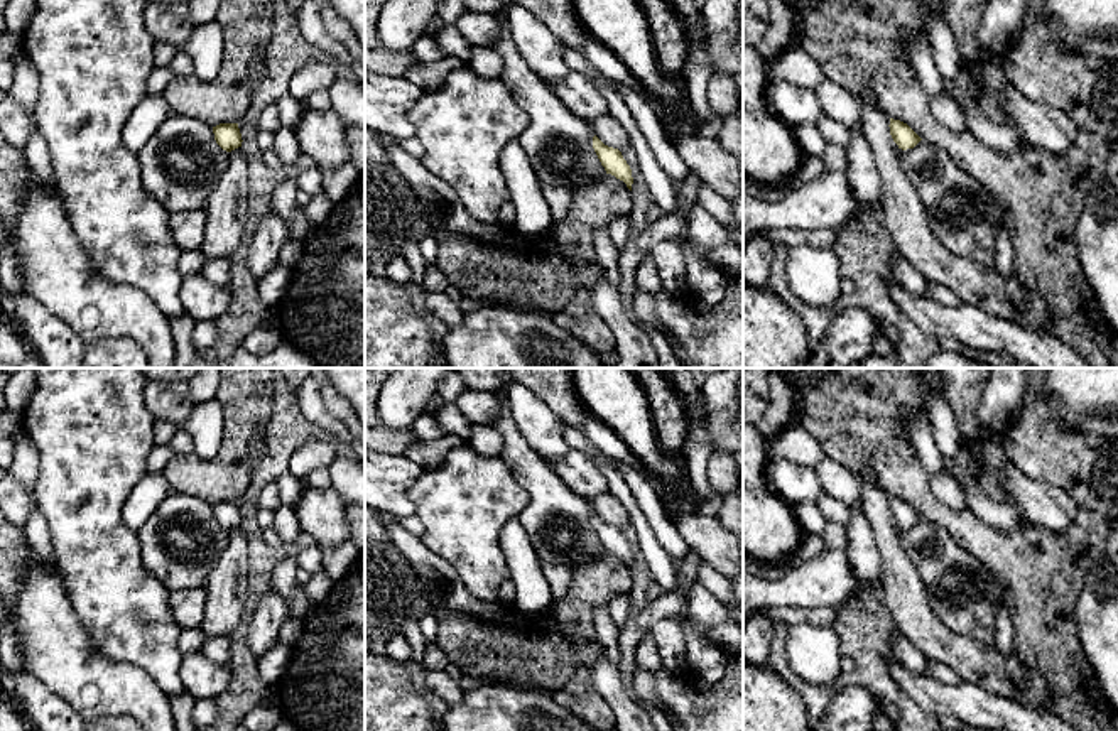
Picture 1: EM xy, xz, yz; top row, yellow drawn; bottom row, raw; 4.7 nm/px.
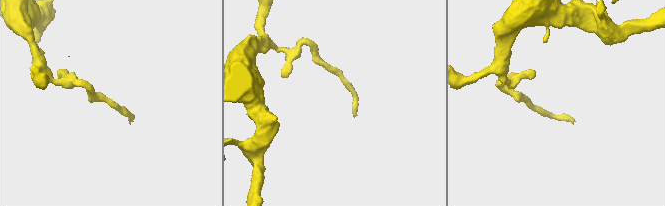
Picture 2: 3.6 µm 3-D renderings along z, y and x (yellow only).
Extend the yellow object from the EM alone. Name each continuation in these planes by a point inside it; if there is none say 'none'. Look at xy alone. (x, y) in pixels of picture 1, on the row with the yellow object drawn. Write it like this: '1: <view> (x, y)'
none

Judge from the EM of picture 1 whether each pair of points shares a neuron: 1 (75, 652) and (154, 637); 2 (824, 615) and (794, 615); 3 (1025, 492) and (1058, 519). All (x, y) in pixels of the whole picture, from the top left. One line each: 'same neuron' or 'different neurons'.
1: different neurons
2: same neuron
3: same neuron

